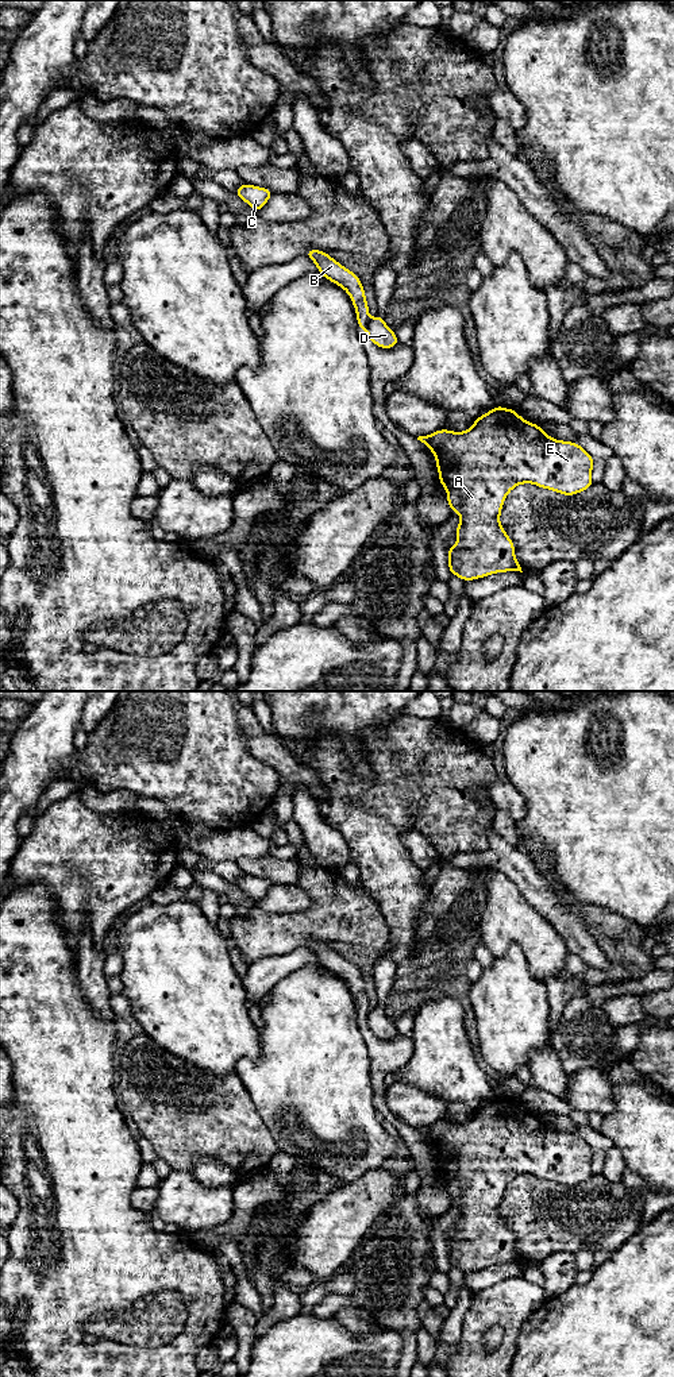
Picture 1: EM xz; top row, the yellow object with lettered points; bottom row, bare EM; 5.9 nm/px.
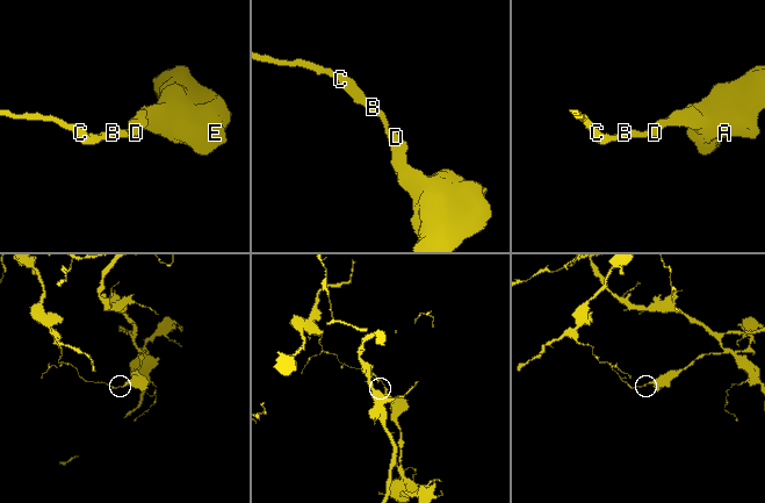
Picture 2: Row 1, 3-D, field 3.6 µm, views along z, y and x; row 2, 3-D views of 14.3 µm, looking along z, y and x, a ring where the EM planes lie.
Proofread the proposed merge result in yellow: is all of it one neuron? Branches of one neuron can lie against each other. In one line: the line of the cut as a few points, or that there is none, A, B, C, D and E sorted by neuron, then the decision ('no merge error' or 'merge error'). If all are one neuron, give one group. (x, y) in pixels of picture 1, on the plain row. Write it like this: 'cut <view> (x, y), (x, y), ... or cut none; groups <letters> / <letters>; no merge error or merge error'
cut xz (370, 1011), (364, 1019); groups A D E / B C; merge error

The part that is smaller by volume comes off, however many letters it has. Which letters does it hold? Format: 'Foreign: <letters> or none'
Foreign: A, D, E

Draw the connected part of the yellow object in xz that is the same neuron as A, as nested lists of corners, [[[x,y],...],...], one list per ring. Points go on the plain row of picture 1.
[[[494,1098],[475,1110],[465,1123],[436,1122],[419,1127],[436,1149],[439,1173],[447,1181],[451,1203],[461,1207],[454,1223],[458,1233],[447,1239],[448,1260],[462,1272],[473,1272],[496,1264],[521,1262],[515,1237],[501,1219],[500,1204],[508,1184],[521,1174],[534,1174],[563,1187],[575,1187],[592,1176],[594,1150],[577,1134],[555,1131],[540,1116],[521,1110],[516,1102]]]

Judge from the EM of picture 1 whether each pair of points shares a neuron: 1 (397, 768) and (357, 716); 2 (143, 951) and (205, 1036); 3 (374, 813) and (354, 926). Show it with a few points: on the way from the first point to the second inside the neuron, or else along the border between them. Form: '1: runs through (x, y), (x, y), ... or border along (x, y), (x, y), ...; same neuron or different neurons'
1: border along (397, 718), (364, 736), (369, 762); different neurons
2: runs through (165, 972), (185, 992), (200, 1014); same neuron
3: border along (362, 884), (381, 910); different neurons

